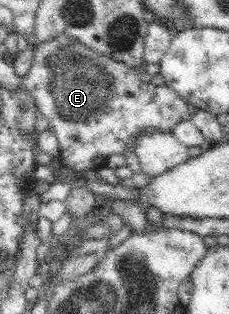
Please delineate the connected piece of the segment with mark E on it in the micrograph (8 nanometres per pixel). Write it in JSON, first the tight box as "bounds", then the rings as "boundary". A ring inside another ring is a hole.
{"bounds":[21,34,190,181],"boundary":[[[64,34],[35,47],[31,68],[21,80],[21,86],[31,93],[39,115],[48,120],[47,129],[57,137],[62,167],[74,171],[79,181],[82,171],[98,170],[106,164],[110,155],[124,154],[130,139],[134,143],[141,134],[152,130],[168,133],[177,123],[190,119],[186,100],[170,87],[162,83],[145,83],[138,75],[133,67],[128,67],[124,62],[93,52]]]}

